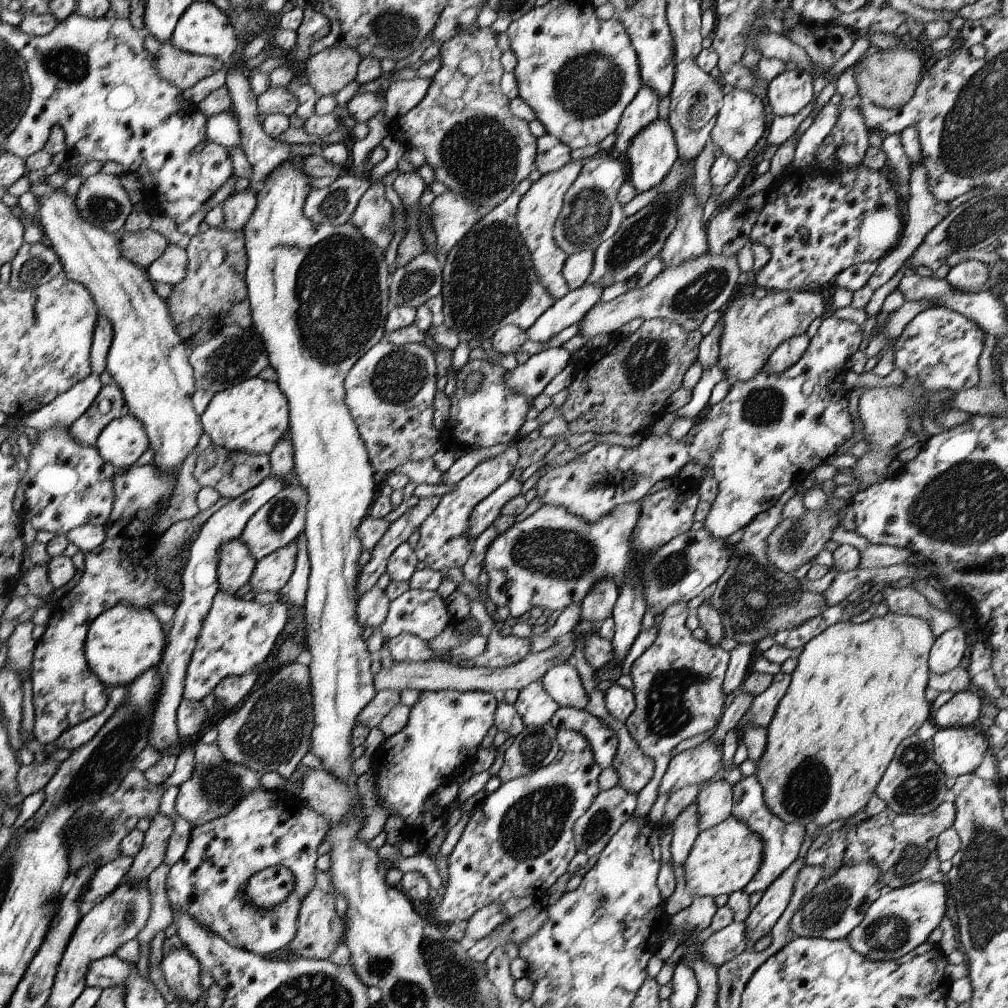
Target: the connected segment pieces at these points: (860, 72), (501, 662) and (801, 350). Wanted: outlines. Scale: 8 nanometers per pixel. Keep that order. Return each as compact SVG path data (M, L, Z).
M895 46L893 50L873 48L865 52L851 68L855 74L855 82L857 82L857 94L865 102L873 102L875 106L887 108L887 110L905 106L913 98L915 88L923 76L919 56L913 50L907 50L903 46Z
M491 630L491 634L487 636L487 646L485 652L481 656L477 656L475 660L471 660L471 664L475 668L507 668L513 666L521 660L525 660L531 652L531 642L525 638L517 638L507 634L505 638L499 636L499 632Z
M805 334L785 340L769 356L769 360L765 362L765 370L769 374L781 374L781 372L789 370L795 362L799 362L799 358L805 354L807 346L809 346L809 338Z

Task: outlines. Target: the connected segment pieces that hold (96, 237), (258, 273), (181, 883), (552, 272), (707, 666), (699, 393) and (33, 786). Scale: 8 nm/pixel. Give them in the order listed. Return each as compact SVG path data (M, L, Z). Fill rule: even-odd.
M45 178L31 182L29 192L33 192L39 198L37 226L43 232L43 242L49 248L53 248L53 252L59 256L59 262L63 266L61 272L69 280L79 282L89 290L91 298L95 300L99 316L105 316L113 326L113 340L107 352L105 370L113 376L115 384L121 388L125 400L125 412L129 412L143 424L149 438L149 448L155 450L153 464L161 472L173 472L177 476L179 472L175 472L175 466L181 466L185 456L197 446L203 428L201 428L201 416L197 416L193 408L193 392L195 392L193 368L189 366L189 358L185 356L185 342L179 342L175 334L175 324L167 312L165 300L157 296L145 270L141 270L133 262L127 262L121 256L119 234L109 234L103 228L97 228L79 216L75 208L75 196L67 196L65 192L61 192L61 188L59 190L49 188L45 184Z
M291 158L287 162L283 162L277 170L273 170L261 190L257 192L257 204L255 204L255 210L251 212L247 224L243 226L243 236L245 236L245 250L247 250L247 270L245 270L245 284L247 284L247 300L249 300L249 308L251 308L251 326L255 328L255 332L261 336L263 344L265 344L265 350L267 350L267 358L269 358L269 366L273 368L275 376L277 376L277 384L281 388L281 392L285 394L287 398L287 404L289 404L289 438L293 442L293 462L295 462L295 476L297 476L297 482L301 488L305 488L305 494L307 494L307 504L305 504L305 538L307 538L307 554L309 554L309 564L311 564L311 572L309 572L309 580L307 580L307 594L305 594L305 624L307 628L303 630L305 632L305 656L303 660L309 664L309 682L311 682L311 702L313 702L313 732L311 732L311 744L309 744L309 752L313 752L325 772L333 774L335 778L339 778L341 782L347 784L347 778L351 778L355 782L355 776L349 776L351 772L351 764L355 762L351 758L351 730L355 728L355 718L357 714L373 700L373 696L377 694L375 686L373 686L373 674L369 672L369 652L367 652L367 646L365 646L365 640L361 640L361 634L363 634L363 628L361 624L357 622L357 616L355 616L355 606L357 606L357 590L355 590L355 584L357 584L357 576L361 572L361 568L357 566L357 558L361 554L361 542L357 538L357 528L359 528L359 522L369 514L369 508L373 504L373 494L375 494L375 472L369 464L369 454L367 454L367 448L357 432L357 426L349 414L349 408L345 404L345 376L349 372L349 368L353 368L353 364L357 364L357 360L361 360L361 356L365 356L365 352L369 352L369 348L373 348L377 342L383 340L383 334L385 334L385 318L389 316L389 274L387 274L387 262L383 262L383 250L379 250L375 244L371 244L367 238L363 238L363 234L351 224L343 224L343 226L317 226L313 220L305 218L303 216L303 204L305 204L305 198L307 194L311 192L307 182L311 180L305 172L301 172L301 162L305 158Z
M251 788L251 792L249 792L245 798L241 798L241 802L239 802L229 814L225 814L225 816L221 816L221 818L215 818L215 820L211 820L211 822L207 822L207 824L203 824L203 826L191 828L191 836L189 836L187 850L185 850L185 854L181 856L181 860L171 866L171 870L169 870L169 874L167 874L167 880L165 880L165 892L167 892L167 898L169 898L171 910L191 916L201 928L205 928L207 932L213 932L215 936L221 936L229 946L235 946L235 948L253 952L253 954L257 954L257 956L267 956L267 954L271 954L271 952L275 952L275 950L279 950L279 948L283 948L283 946L289 946L289 944L293 942L293 938L295 938L295 932L297 932L297 914L299 914L299 908L301 908L305 896L315 888L315 872L317 872L315 862L317 862L317 858L319 858L315 850L317 850L319 844L323 844L325 834L327 834L329 830L331 830L331 828L329 828L329 822L327 822L323 816L319 816L313 808L307 808L305 804L301 804L299 800L289 800L283 792L271 792L271 790L263 790L263 788L255 788L255 790L253 790L253 788ZM271 866L285 866L287 870L291 870L291 874L293 874L293 878L295 878L295 886L293 886L293 892L289 892L289 896L285 898L285 902L279 902L277 906L271 906L271 908L267 908L267 910L261 910L257 904L251 904L251 902L243 896L243 890L245 890L249 878L253 878L255 874L259 874L259 872L263 872L265 868L271 868Z
M571 160L569 164L565 164L565 168L561 168L557 172L551 172L551 174L543 174L521 196L521 202L519 202L517 214L515 214L517 232L519 232L519 236L523 238L523 242L527 246L527 256L531 258L537 282L547 290L547 294L553 300L561 300L569 292L569 286L567 286L567 282L563 280L563 274L561 274L563 266L565 266L565 260L567 260L567 254L553 240L553 226L555 226L555 220L557 220L557 216L559 216L559 212L563 208L565 192L573 184L573 180L577 178L581 166L583 166L581 162Z
M675 602L671 604L669 608L665 608L665 612L661 614L661 622L657 624L659 626L659 634L657 638L653 640L653 644L631 664L629 668L629 676L633 678L633 696L635 696L635 710L627 716L627 720L623 722L625 728L629 730L629 736L633 738L633 742L639 746L639 750L643 754L647 754L653 764L655 764L655 770L653 770L653 776L651 776L651 782L645 784L645 788L637 794L637 808L635 808L635 816L647 816L655 798L657 798L657 790L659 790L659 784L663 780L663 774L667 770L667 764L671 762L671 750L685 738L693 738L697 734L703 734L707 730L711 730L717 720L721 718L719 714L723 714L723 708L725 708L725 700L729 700L725 694L723 694L723 680L725 680L725 672L729 668L729 652L723 652L721 648L717 646L711 646L703 640L695 640L691 634L691 630L685 628L685 618L689 616L691 612L687 610L687 604L685 602Z
M715 364L713 368L709 368L709 370L703 370L699 382L697 382L695 388L691 390L693 396L691 396L689 404L685 404L681 410L677 410L675 416L695 420L695 416L697 416L697 414L709 404L709 398L711 398L711 390L713 390L713 386L715 386L717 382L721 382L723 378L725 378L725 376L723 376L723 372L719 370L717 364Z
M47 758L43 764L29 764L29 766L21 766L19 774L17 774L17 790L27 798L33 792L39 792L47 786L47 782L57 774L61 762L53 762L51 758Z

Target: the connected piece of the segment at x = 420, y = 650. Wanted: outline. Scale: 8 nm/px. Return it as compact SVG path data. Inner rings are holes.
M411 634L395 636L387 642L387 646L389 646L389 654L391 654L395 664L429 662L429 660L433 660L433 654L439 654L439 652L431 652L427 648L425 640L421 640L419 636L411 636Z

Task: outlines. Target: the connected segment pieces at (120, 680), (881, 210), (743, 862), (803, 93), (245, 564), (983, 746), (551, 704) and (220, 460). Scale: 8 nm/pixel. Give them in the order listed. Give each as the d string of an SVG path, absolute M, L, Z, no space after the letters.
M115 606L97 616L87 630L85 638L85 660L91 672L107 688L127 688L149 668L157 666L165 648L165 626L157 622L149 608Z
M863 164L849 166L843 174L825 170L785 170L765 192L765 206L761 208L757 222L749 234L751 244L763 244L769 250L769 262L757 272L755 288L765 288L767 292L801 292L809 284L825 284L839 272L863 264L877 264L887 252L891 252L903 232L903 202L893 180L879 174L879 170L869 170Z
M727 818L721 824L699 832L697 840L693 842L685 862L683 862L683 872L685 872L685 890L695 898L695 896L731 896L733 892L741 892L749 880L755 876L755 872L761 866L761 856L763 856L763 842L759 836L755 836L745 822L737 818Z
M789 70L773 78L767 86L767 112L771 116L791 116L813 102L815 72Z
M239 538L225 544L219 550L219 564L217 564L219 592L235 594L241 586L249 584L255 564L257 562L249 556L247 546L239 542Z
M977 726L939 730L933 738L933 760L947 778L973 774L989 752L987 734Z
M533 680L533 684L521 688L517 700L513 700L511 704L513 708L517 708L517 714L525 728L541 728L559 708L559 704L555 704L555 700L547 696L543 680Z
M211 444L207 450L203 450L197 456L191 474L201 488L209 486L209 488L217 490L219 496L235 500L235 498L243 496L245 492L253 490L257 484L261 484L271 474L271 462L269 462L269 456L251 456L251 454L241 454L241 452L229 452L227 448Z

